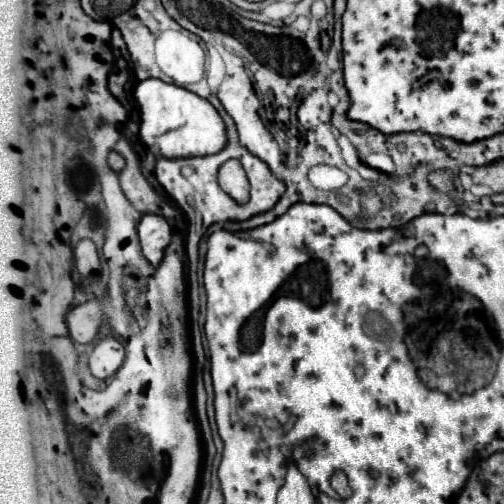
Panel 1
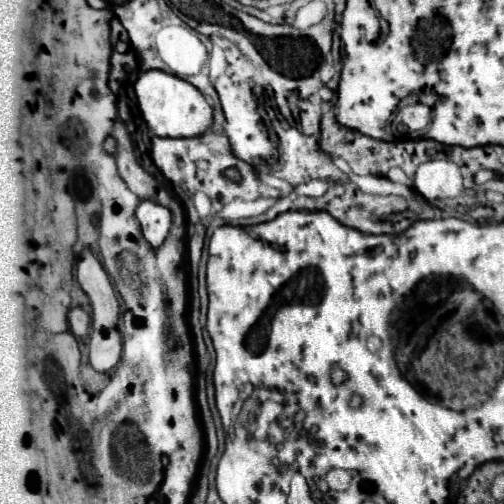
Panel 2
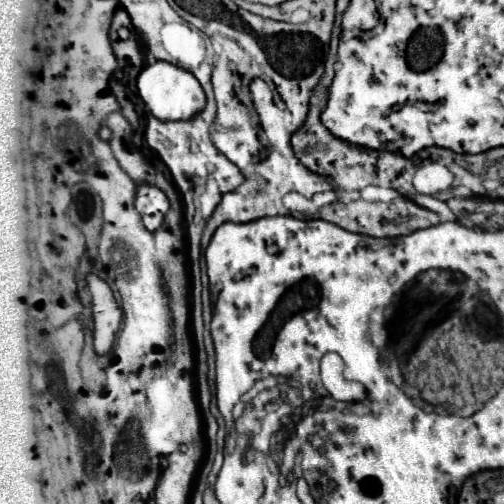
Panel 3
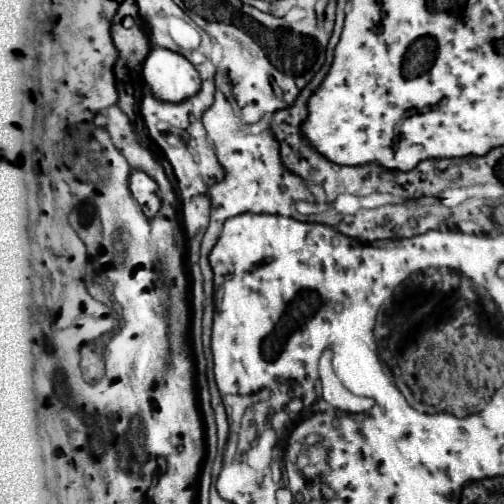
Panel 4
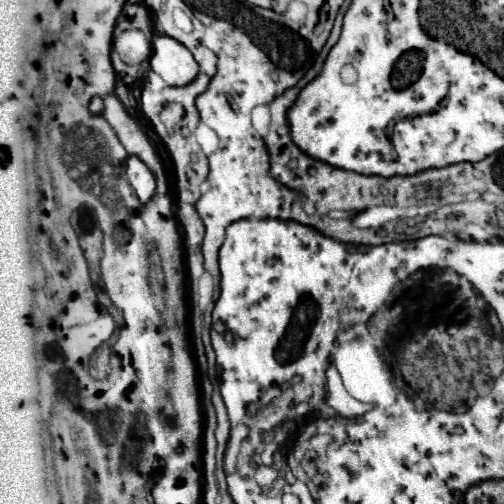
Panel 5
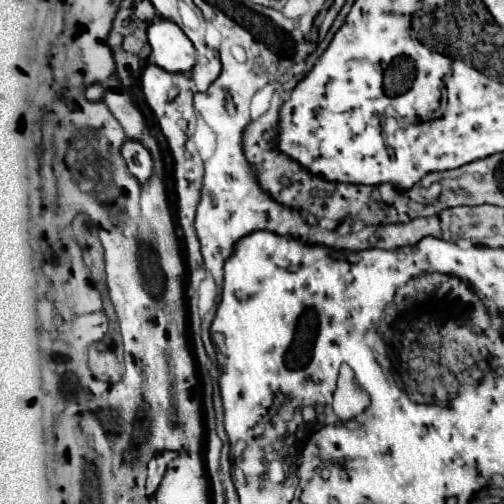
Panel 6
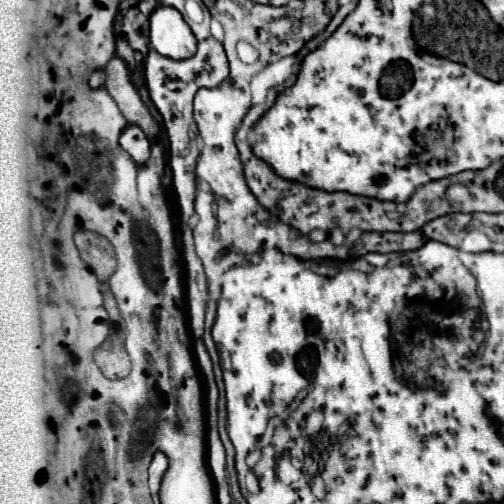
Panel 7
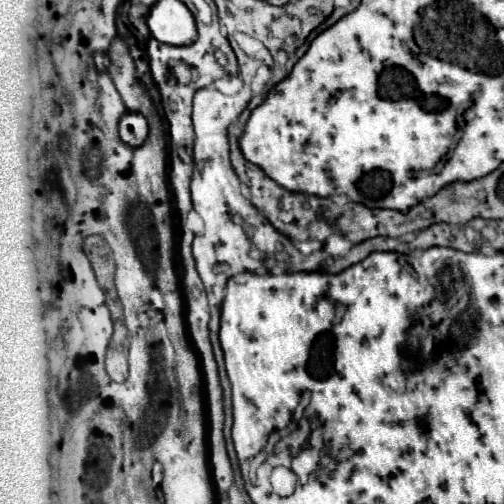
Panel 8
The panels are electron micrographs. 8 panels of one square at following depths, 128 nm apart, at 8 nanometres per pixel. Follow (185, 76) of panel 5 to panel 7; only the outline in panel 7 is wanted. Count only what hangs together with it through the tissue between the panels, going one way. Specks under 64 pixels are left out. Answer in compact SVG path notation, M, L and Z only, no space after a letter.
M158 6L150 16L150 46L172 60L186 60L196 54L196 38L180 12Z

